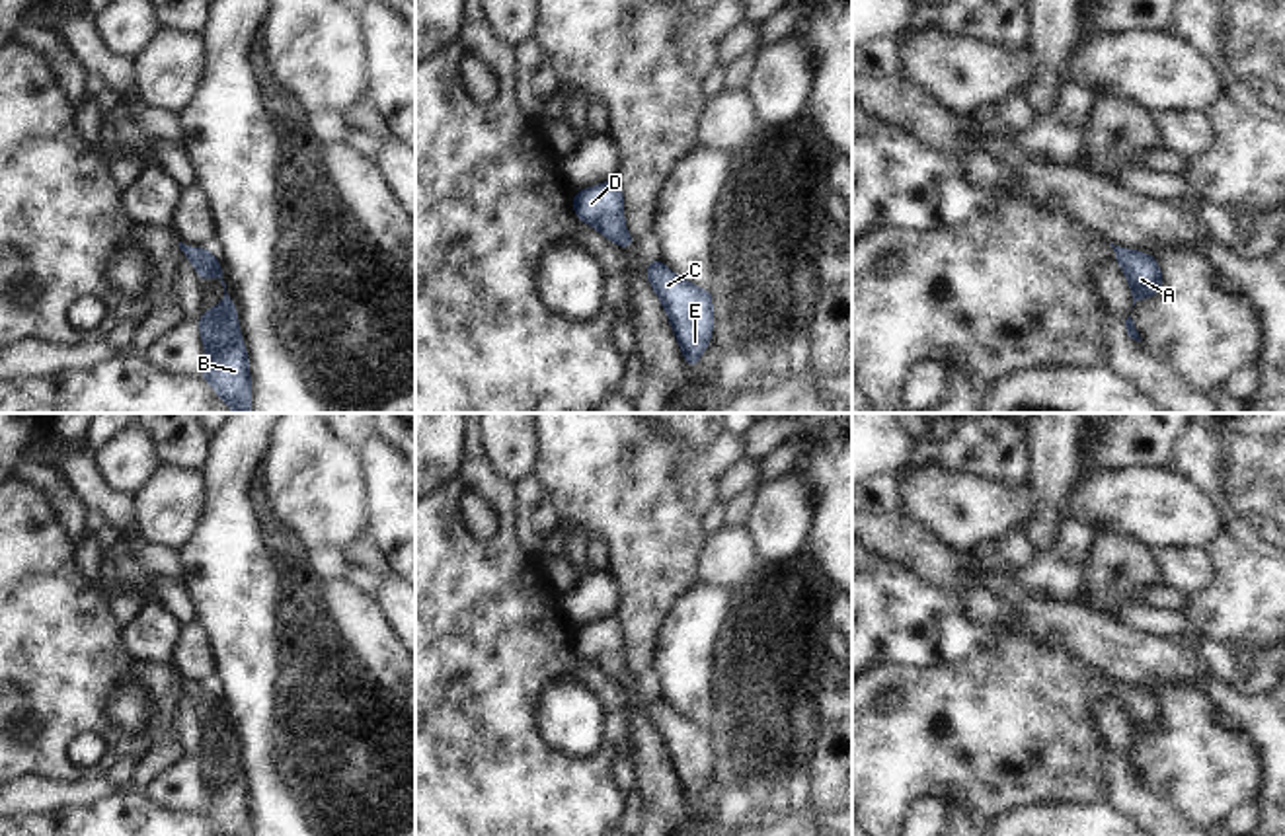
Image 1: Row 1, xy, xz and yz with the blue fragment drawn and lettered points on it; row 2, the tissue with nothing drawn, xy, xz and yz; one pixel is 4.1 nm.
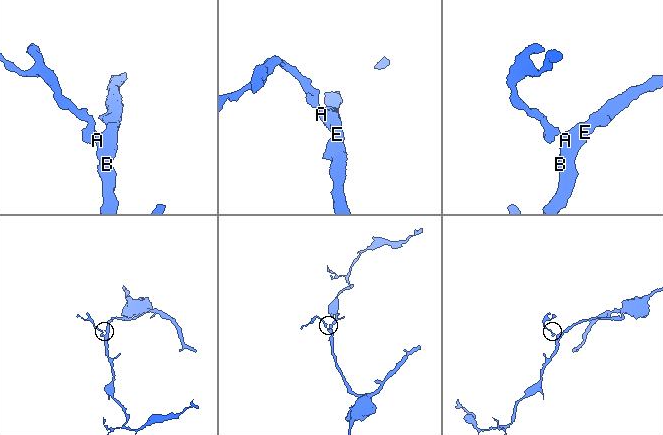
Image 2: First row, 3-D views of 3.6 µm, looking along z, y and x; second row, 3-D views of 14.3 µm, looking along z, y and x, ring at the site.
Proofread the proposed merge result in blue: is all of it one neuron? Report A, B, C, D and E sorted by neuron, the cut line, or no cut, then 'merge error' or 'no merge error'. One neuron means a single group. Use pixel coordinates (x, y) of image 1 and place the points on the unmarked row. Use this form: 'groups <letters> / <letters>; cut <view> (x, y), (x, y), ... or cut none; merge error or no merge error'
groups A B C D E; cut none; no merge error

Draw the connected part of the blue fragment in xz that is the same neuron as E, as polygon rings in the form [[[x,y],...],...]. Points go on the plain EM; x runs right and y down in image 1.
[[[659,694],[647,702],[645,713],[661,735],[688,805],[694,807],[700,791],[710,779],[714,764],[710,741],[716,729],[706,729],[671,709]]]

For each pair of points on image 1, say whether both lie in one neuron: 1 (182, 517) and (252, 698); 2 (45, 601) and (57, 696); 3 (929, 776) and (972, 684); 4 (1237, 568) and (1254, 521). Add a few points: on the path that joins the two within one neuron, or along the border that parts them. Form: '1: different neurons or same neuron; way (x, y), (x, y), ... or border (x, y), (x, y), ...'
1: different neurons; border (205, 492), (201, 519), (178, 550)
2: same neuron; way (45, 624), (45, 649), (55, 661), (57, 673)
3: same neuron; way (934, 753), (972, 716), (972, 708)
4: different neurons; border (1225, 531), (1250, 552), (1264, 558)

